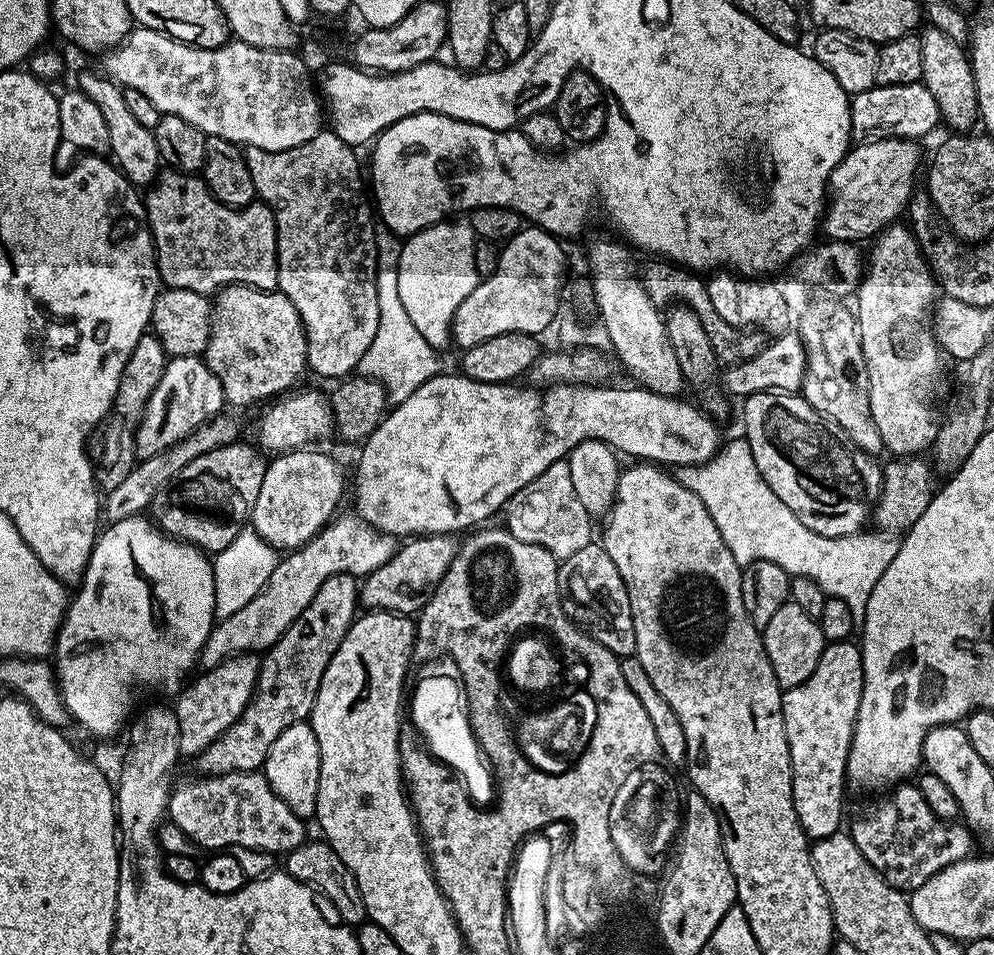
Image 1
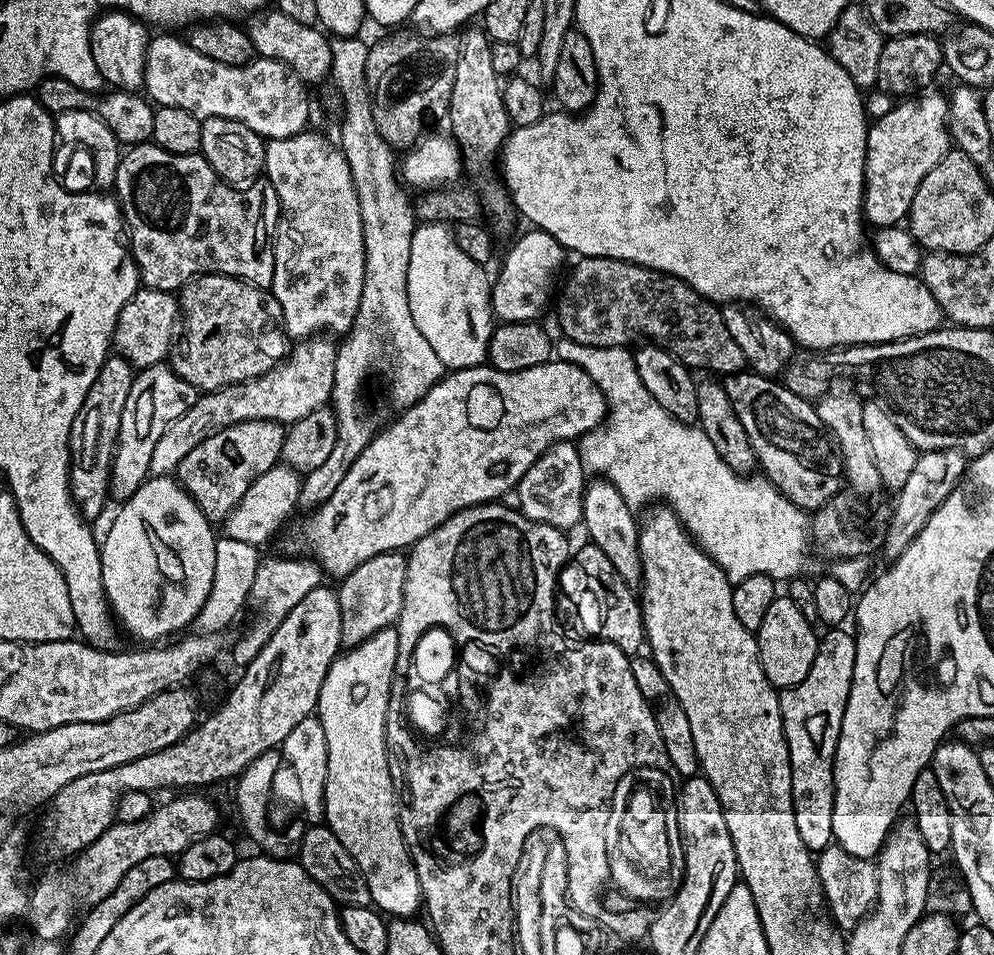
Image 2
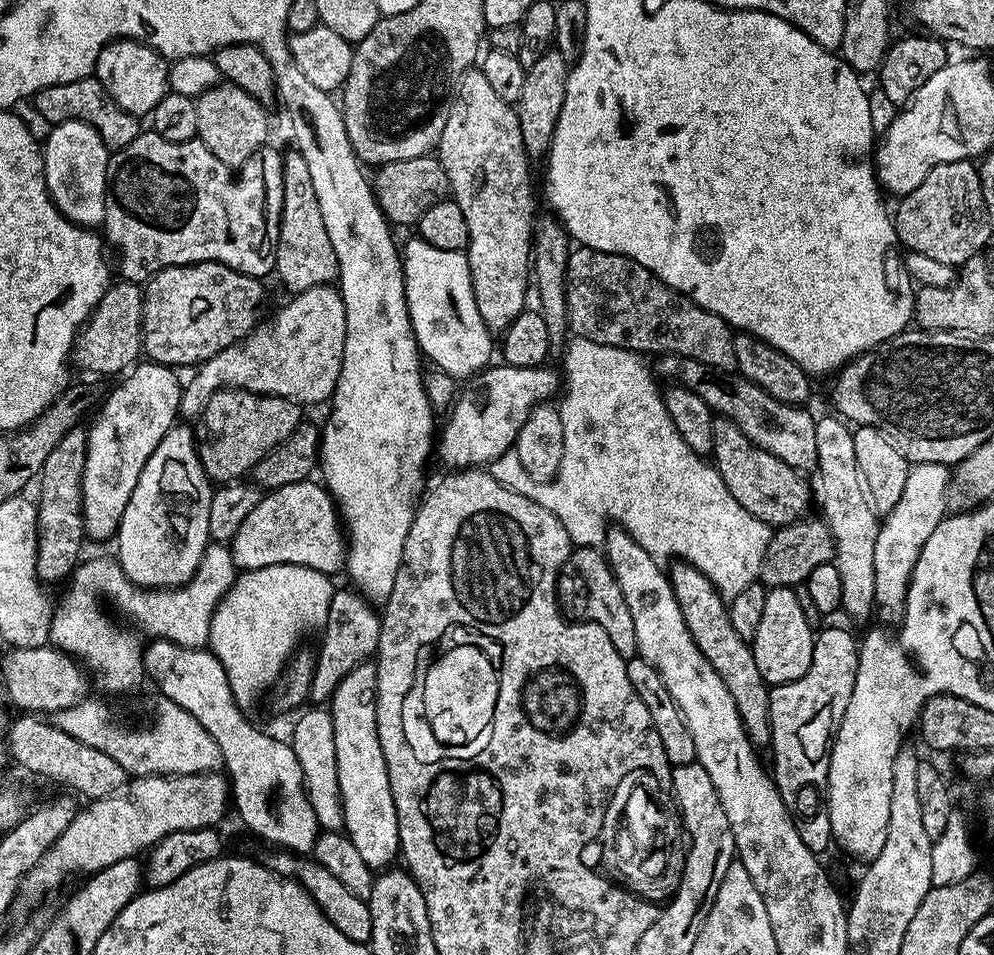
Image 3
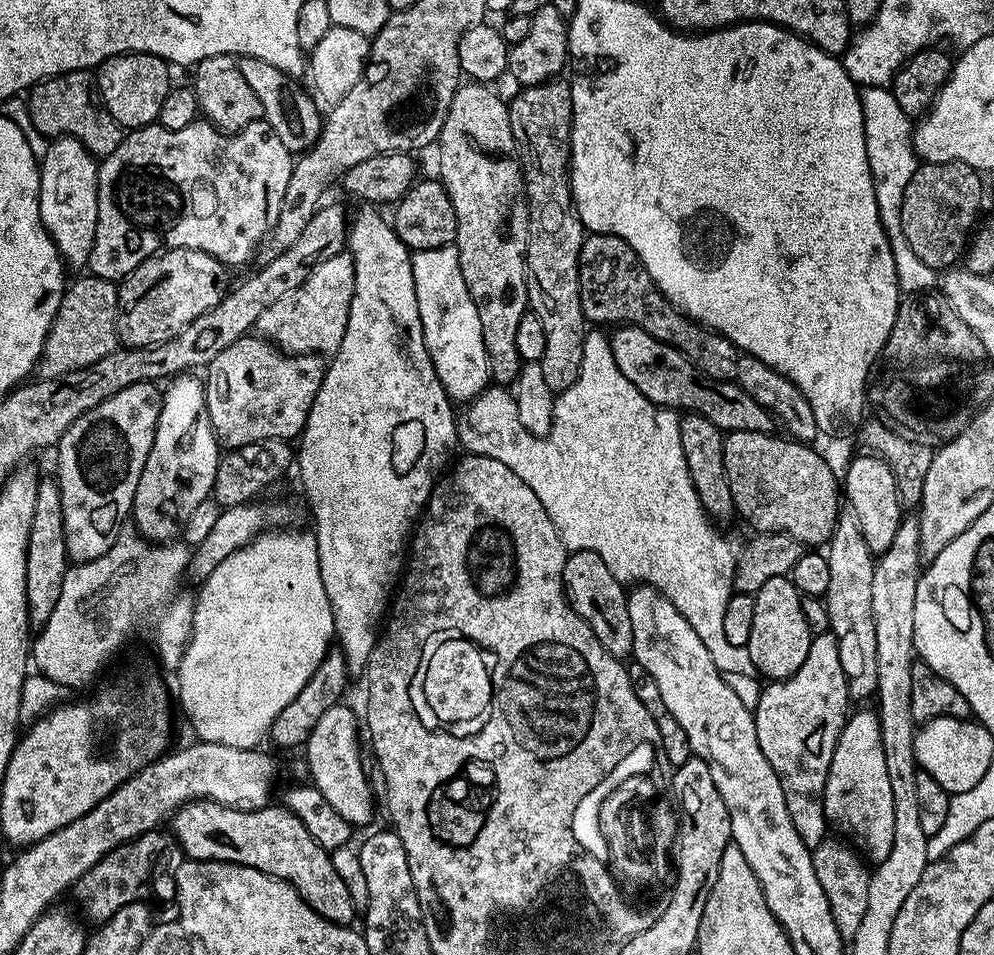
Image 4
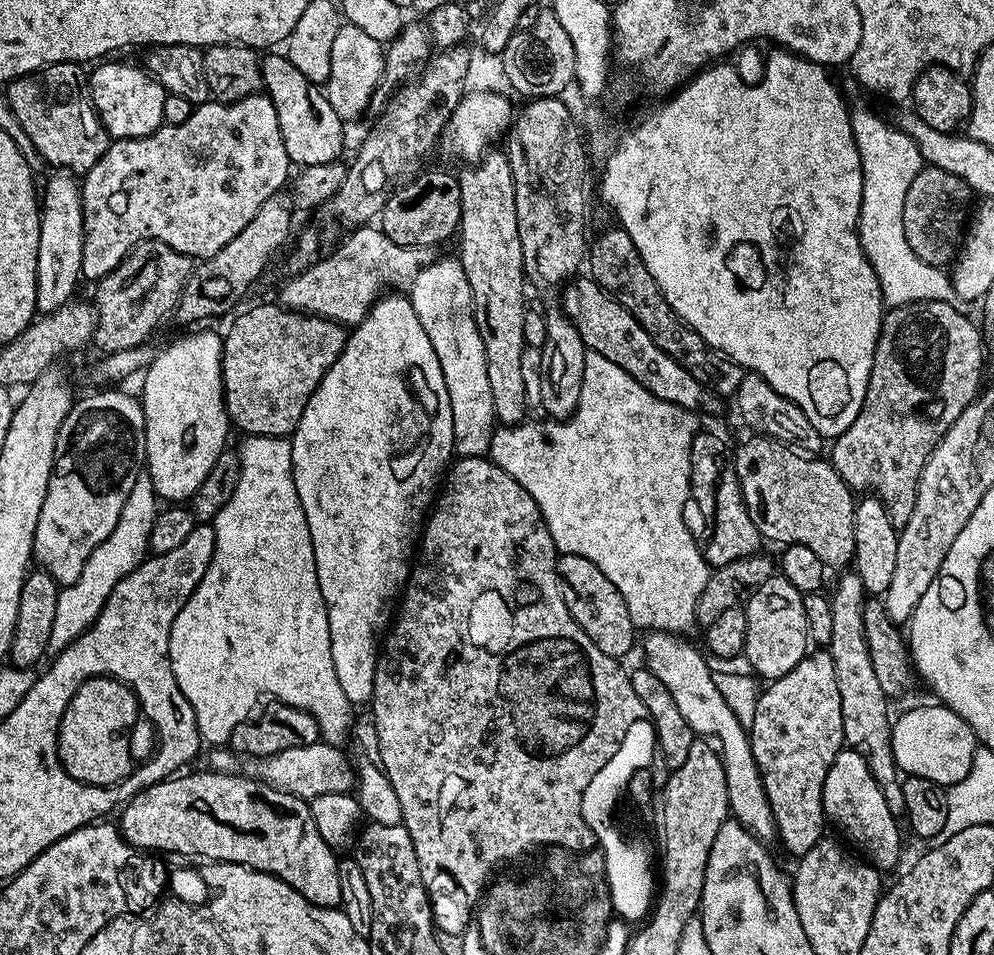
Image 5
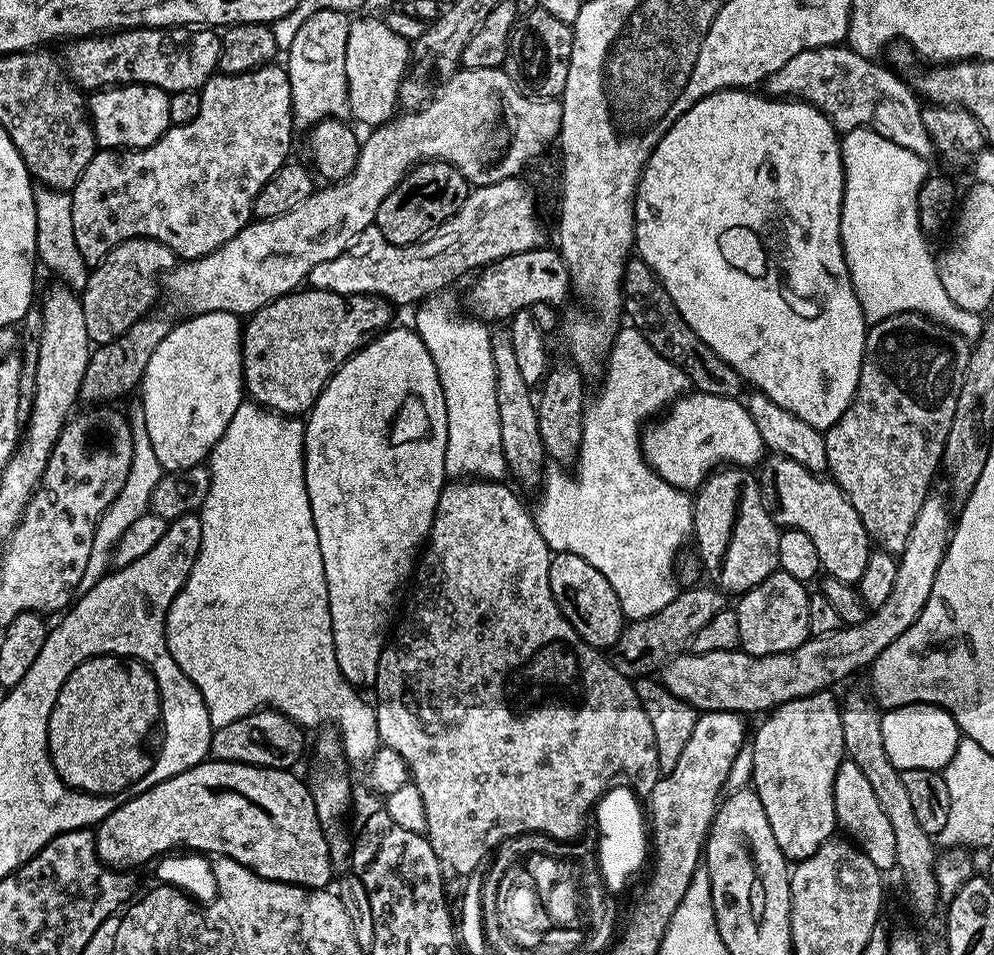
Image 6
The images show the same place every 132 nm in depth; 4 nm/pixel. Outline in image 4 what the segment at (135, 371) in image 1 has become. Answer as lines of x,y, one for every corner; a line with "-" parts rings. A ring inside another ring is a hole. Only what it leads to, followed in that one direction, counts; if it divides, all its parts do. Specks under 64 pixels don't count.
41,479
38,495
34,498
34,519
30,521
30,538
26,542
26,606
28,607
28,623
39,630
46,622
50,622
50,613
62,595
62,582
66,582
66,574
70,567
66,550
66,534
62,522
62,494
55,479

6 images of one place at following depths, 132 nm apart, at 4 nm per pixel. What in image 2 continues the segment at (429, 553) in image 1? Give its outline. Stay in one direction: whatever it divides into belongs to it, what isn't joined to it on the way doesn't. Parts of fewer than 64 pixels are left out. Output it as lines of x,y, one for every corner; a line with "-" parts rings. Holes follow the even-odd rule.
383,552
358,566
339,581
336,593
338,594
338,611
342,614
341,645
345,649
358,646
366,642
383,628
395,625
402,612
402,598
406,586
406,566
408,565
405,553

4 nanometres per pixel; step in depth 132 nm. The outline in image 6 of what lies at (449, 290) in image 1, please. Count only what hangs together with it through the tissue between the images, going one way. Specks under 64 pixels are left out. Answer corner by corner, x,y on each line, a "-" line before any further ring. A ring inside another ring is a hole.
428,298
415,309
414,330
422,338
434,366
438,370
438,382
446,398
446,466
445,477
456,482
475,478
480,482
500,482
508,472
508,463
502,454
502,426
498,426
498,390
496,389
496,367
492,353
492,337
489,325
475,318
467,318
459,324
444,313
440,298

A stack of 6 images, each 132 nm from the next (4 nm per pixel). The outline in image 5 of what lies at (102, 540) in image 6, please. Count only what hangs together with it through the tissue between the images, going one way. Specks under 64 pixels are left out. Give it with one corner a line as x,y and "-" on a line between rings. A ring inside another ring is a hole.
142,474
134,482
134,490
130,490
130,498
126,498
126,506
122,506
118,526
114,526
110,538
106,538
106,542
99,544
94,554
86,558
86,566
82,566
78,582
60,588
58,606
54,613
54,630
50,630
49,653
62,651
67,644
74,643
87,628
91,628
114,586
118,586
118,582
126,578
126,574
133,572
149,555
148,535
152,523
156,521
157,511
158,497
152,479
147,474

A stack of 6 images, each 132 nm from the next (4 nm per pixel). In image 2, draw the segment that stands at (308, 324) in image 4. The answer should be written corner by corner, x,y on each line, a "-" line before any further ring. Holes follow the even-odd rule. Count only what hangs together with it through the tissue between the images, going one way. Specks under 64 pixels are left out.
309,338
301,340
289,351
283,364
276,364
266,374
241,384
225,384
217,392
205,392
197,395
194,406
190,406
190,410
186,410
186,414
178,417
166,430
166,434
162,434
162,438
158,438
158,443
154,446
154,454
150,454
151,475
166,476
175,473
176,468
182,462
182,458
186,458
186,454
190,454
190,450
194,450
194,446
198,446
206,438
210,438
210,434
214,434
231,424
246,422
247,420
273,420
279,424
291,426
297,420
306,418
306,414
310,414
310,410
325,407
332,398
337,349
337,345
331,344
328,340
331,339

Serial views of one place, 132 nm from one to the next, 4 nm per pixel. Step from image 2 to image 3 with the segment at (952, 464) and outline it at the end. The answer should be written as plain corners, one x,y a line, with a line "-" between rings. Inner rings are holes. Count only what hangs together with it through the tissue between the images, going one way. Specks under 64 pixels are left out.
940,463
913,465
908,472
905,489
894,509
881,521
878,538
874,542
874,596
876,614
886,622
899,623
903,619
905,598
914,566
921,556
922,546
947,515
949,467

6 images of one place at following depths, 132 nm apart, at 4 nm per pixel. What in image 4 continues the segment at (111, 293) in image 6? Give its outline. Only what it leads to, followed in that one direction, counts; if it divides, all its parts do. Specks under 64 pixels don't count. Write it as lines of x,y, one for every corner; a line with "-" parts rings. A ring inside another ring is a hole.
166,248
146,258
130,275
119,281
120,313
116,335
121,345
145,348
161,344
186,330
198,314
206,314
230,287
225,265
202,250

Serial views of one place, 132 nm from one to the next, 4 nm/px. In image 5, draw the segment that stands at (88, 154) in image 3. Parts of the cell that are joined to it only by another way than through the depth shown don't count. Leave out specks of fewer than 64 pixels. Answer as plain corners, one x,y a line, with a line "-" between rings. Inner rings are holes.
56,170
42,184
42,203
40,204
40,233
38,234
38,270
36,271
36,311
43,314
58,310
77,295
76,287
82,284
82,242
84,241
84,215
82,214
82,184
73,173

